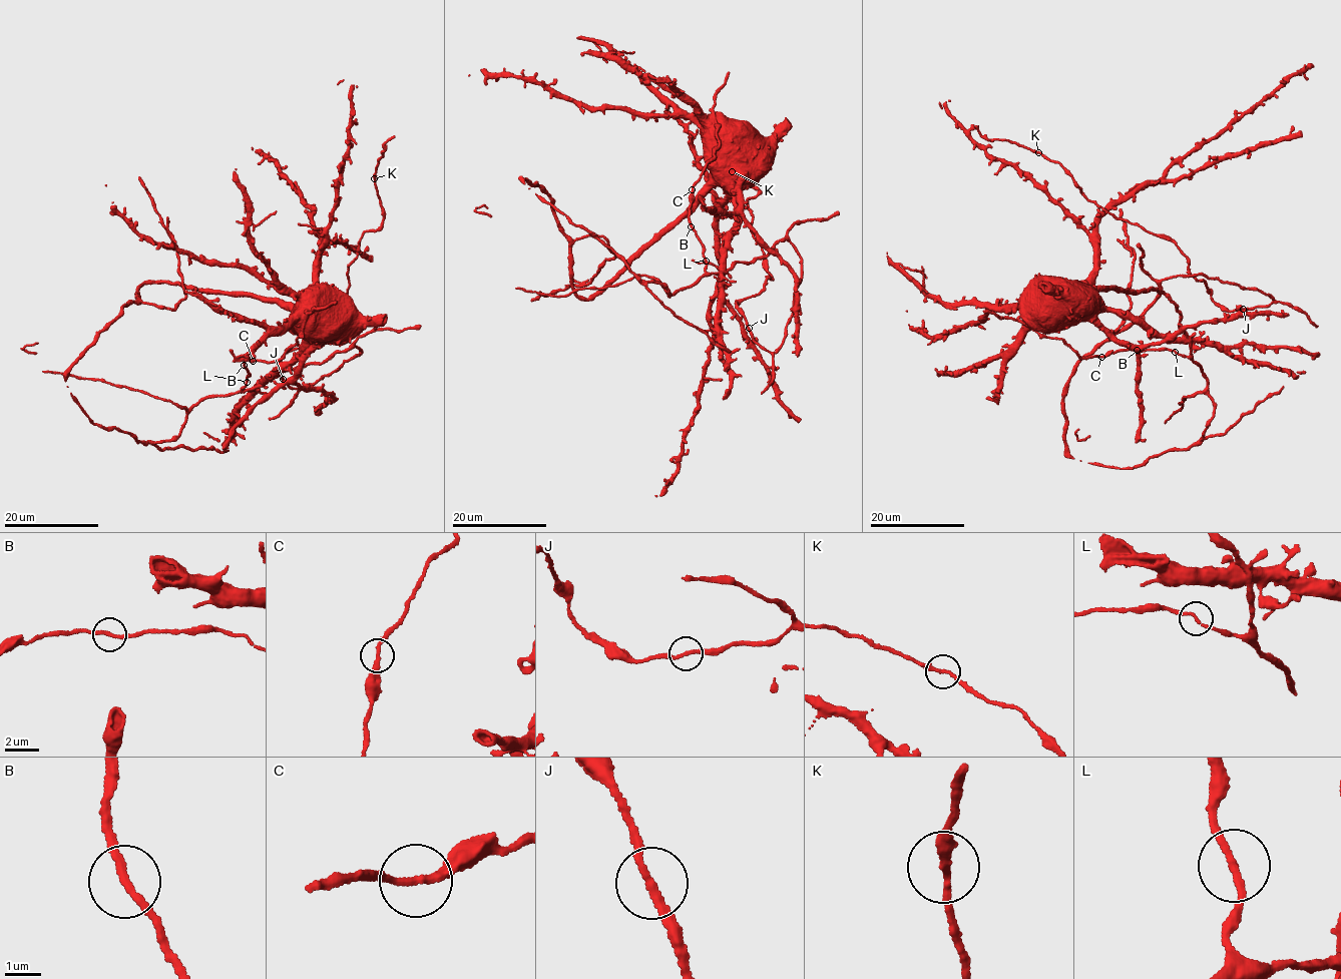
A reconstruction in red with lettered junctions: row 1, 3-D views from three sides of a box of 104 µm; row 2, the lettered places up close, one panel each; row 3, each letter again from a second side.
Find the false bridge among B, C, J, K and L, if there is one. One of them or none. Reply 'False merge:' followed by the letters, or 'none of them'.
False merge: none of them

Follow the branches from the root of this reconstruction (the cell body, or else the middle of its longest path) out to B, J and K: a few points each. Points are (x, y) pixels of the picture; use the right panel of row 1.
B: (1040, 284), (1034, 327), (1039, 334), (1063, 339), (1085, 358), (1137, 350)
J: (1040, 284), (1080, 289), (1170, 337), (1187, 336), (1164, 280), (1205, 276), (1273, 300), (1244, 310)
K: (1040, 284), (1180, 338), (1164, 280), (1273, 302), (1217, 305), (1174, 241), (1088, 201), (1038, 152)

